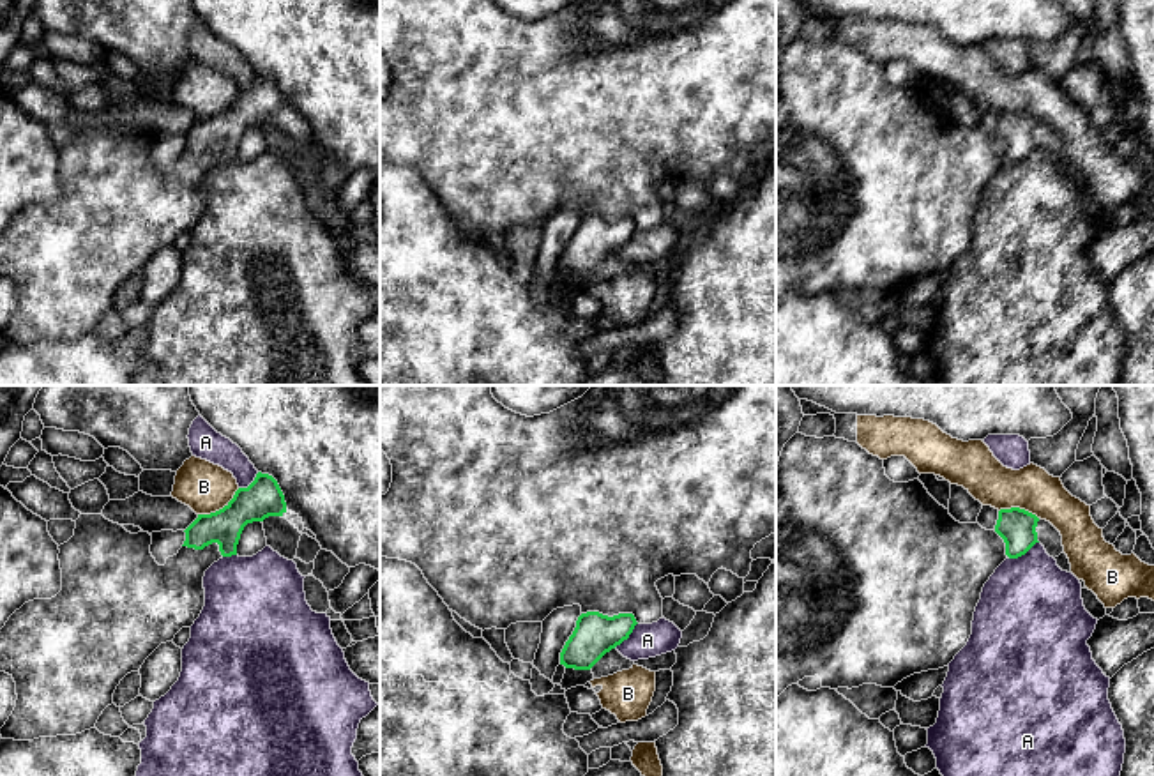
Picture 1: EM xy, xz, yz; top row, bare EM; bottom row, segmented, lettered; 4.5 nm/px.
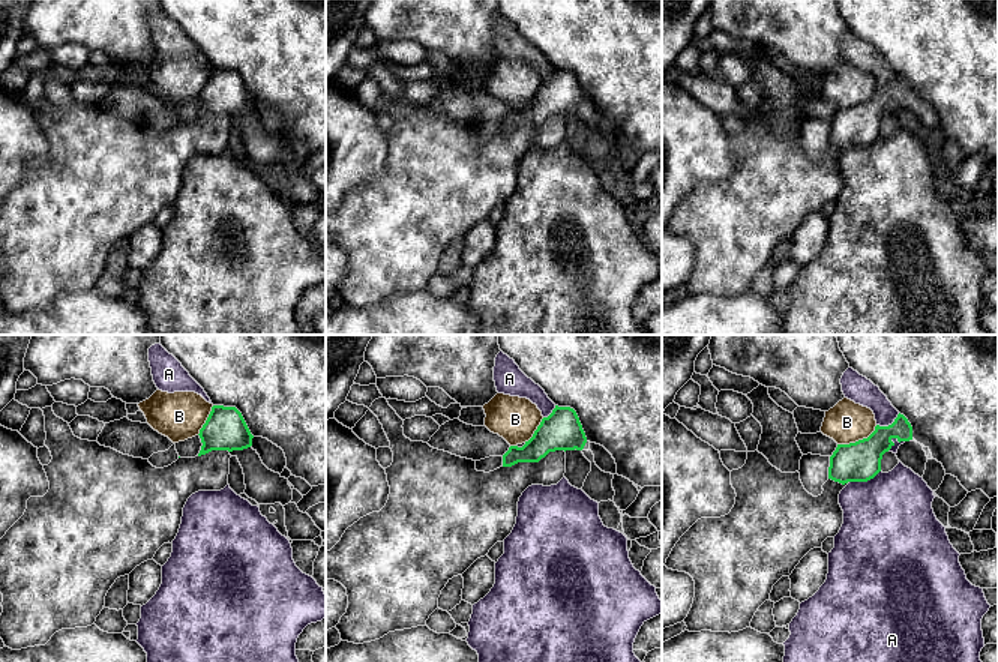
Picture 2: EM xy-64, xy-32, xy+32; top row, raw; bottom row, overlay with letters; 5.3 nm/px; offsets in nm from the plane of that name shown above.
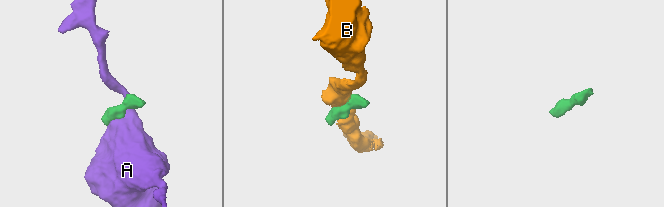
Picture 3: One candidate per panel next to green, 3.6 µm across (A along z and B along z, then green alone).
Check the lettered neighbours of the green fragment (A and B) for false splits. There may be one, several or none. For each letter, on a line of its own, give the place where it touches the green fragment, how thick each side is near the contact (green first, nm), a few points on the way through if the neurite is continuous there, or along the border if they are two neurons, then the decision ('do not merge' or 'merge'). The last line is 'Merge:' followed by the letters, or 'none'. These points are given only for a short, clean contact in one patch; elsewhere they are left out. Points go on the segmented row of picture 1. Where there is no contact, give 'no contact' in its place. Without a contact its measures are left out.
A: contact yz (1022, 554); calibres 170 and 440 nm; do not merge
B: contact xy (220, 509); calibres 170 and 220 nm; border xy (239, 488), (221, 508), (198, 515); do not merge
Merge: none

